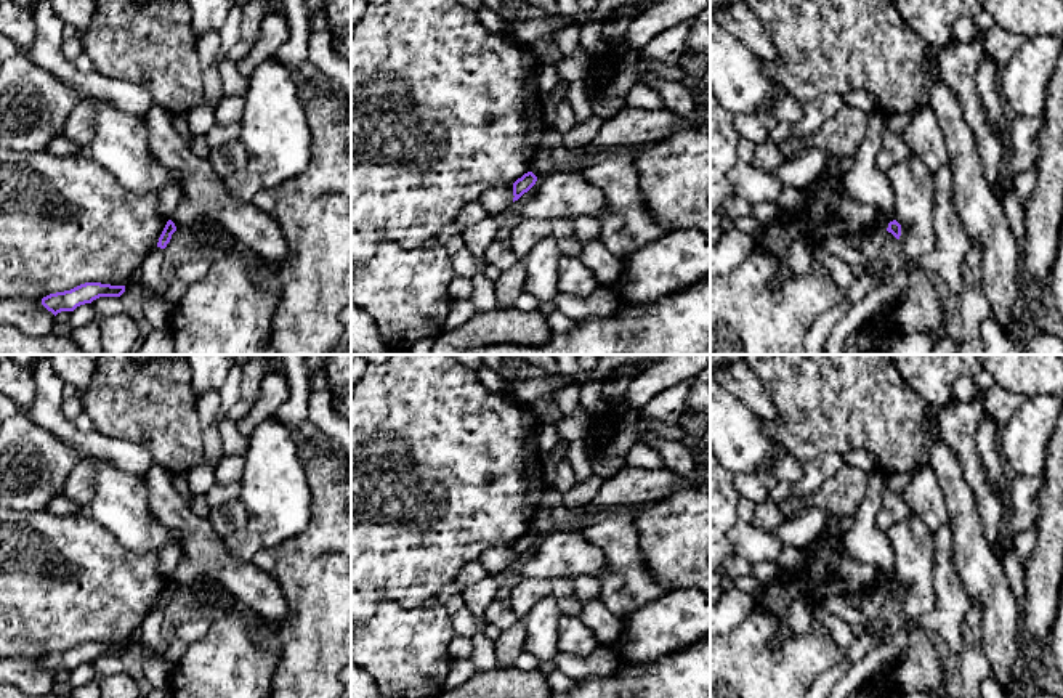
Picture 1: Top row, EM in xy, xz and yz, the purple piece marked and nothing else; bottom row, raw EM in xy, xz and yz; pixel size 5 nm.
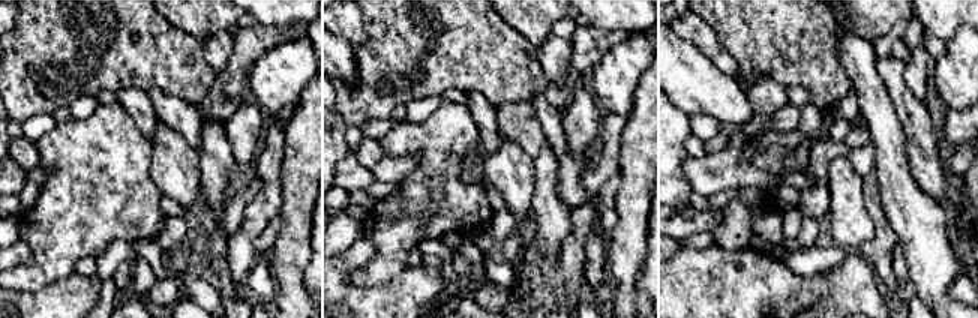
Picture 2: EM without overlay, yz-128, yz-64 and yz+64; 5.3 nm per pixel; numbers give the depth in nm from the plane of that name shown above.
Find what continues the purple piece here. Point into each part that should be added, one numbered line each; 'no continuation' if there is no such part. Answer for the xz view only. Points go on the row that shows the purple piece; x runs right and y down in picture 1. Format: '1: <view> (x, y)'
no continuation

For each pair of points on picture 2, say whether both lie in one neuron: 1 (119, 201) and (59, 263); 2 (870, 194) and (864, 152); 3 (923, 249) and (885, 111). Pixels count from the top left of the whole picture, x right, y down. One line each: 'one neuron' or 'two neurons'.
1: one neuron
2: two neurons
3: one neuron

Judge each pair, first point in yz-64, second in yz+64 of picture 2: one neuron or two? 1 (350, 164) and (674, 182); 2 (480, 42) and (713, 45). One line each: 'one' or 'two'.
1: two
2: two

